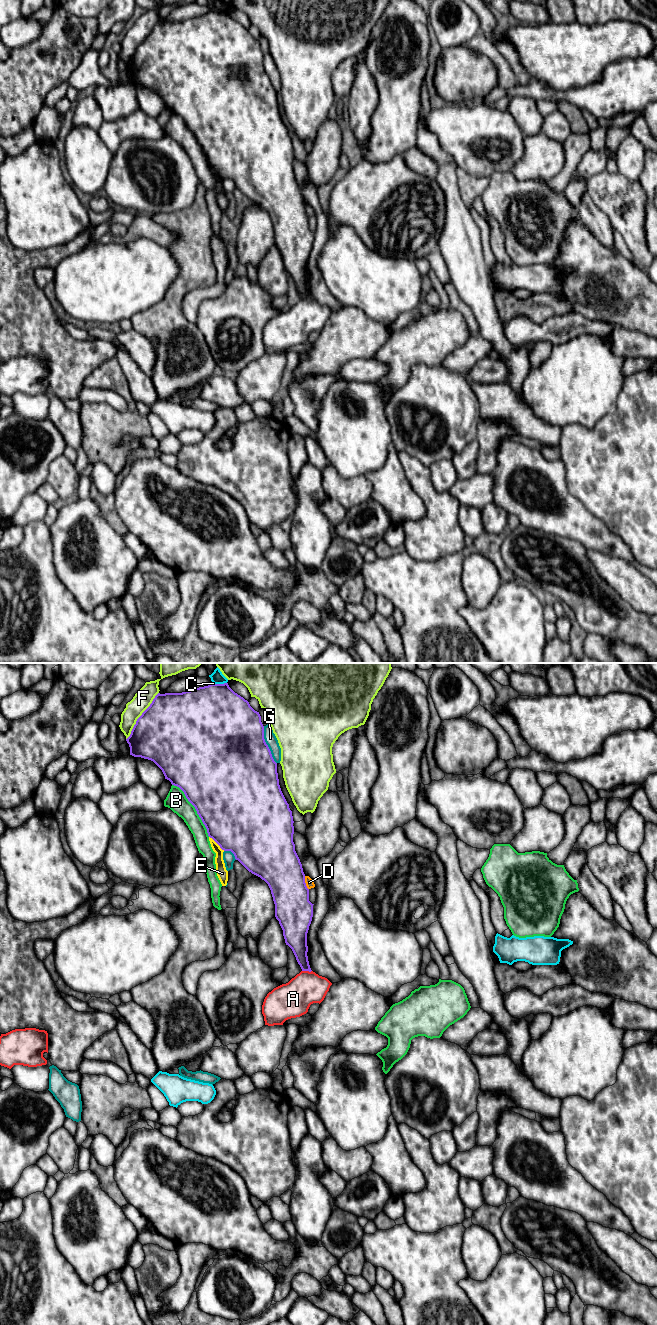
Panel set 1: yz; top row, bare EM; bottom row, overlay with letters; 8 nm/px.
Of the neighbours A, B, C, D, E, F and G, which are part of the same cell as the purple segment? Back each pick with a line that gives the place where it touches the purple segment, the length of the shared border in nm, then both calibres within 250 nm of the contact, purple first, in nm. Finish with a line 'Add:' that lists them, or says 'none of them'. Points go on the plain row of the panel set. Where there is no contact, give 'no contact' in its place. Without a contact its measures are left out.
Add: none of them

